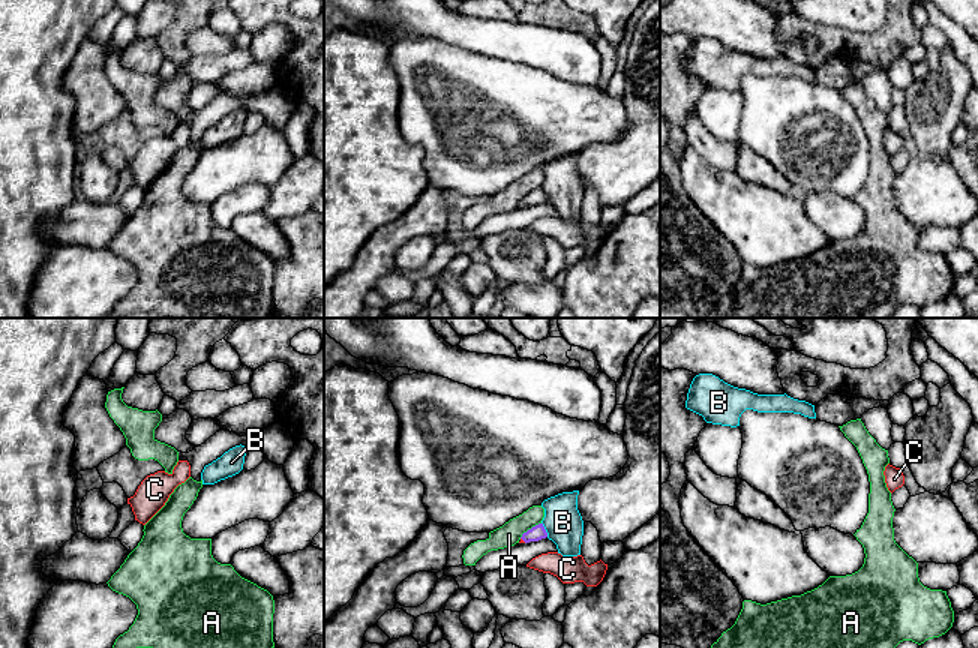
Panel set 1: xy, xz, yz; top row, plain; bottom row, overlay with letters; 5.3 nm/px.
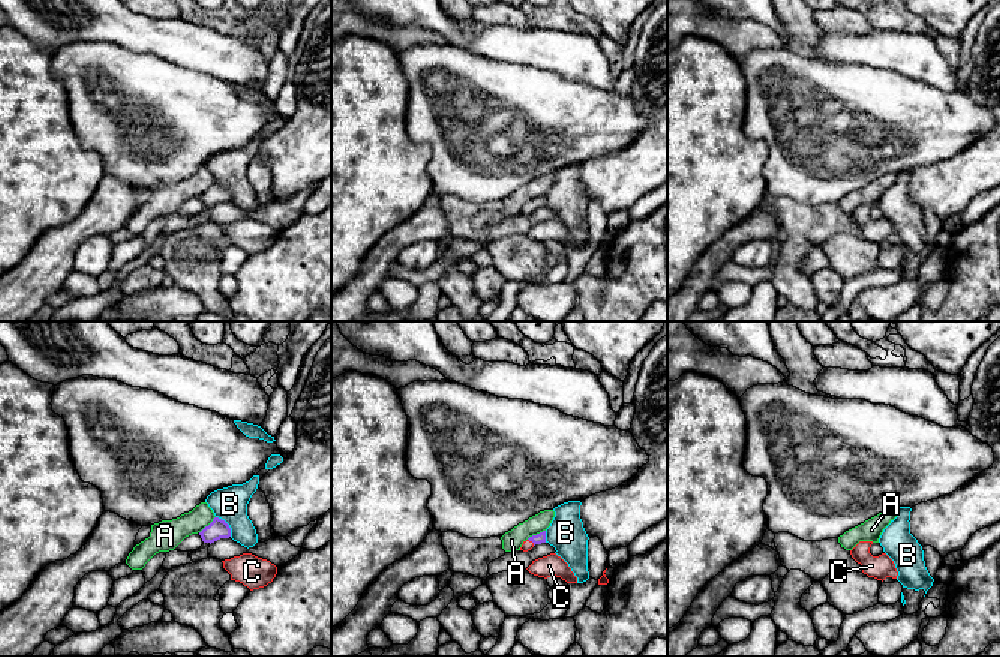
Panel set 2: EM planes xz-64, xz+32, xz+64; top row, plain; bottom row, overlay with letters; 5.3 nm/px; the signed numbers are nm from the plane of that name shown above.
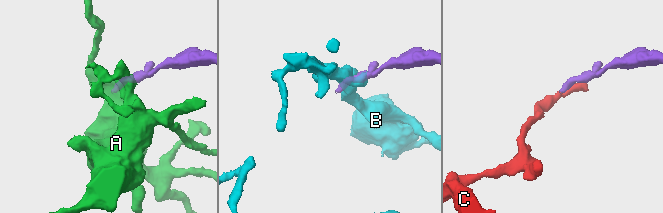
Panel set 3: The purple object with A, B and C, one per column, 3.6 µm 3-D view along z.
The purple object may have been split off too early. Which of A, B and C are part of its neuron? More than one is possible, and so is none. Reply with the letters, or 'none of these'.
C

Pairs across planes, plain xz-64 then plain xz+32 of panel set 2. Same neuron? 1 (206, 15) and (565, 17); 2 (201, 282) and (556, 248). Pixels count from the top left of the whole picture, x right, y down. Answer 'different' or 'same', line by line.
1: same
2: different

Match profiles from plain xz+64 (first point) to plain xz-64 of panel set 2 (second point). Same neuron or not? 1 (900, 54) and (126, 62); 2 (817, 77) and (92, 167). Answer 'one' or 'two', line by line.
1: two
2: two

